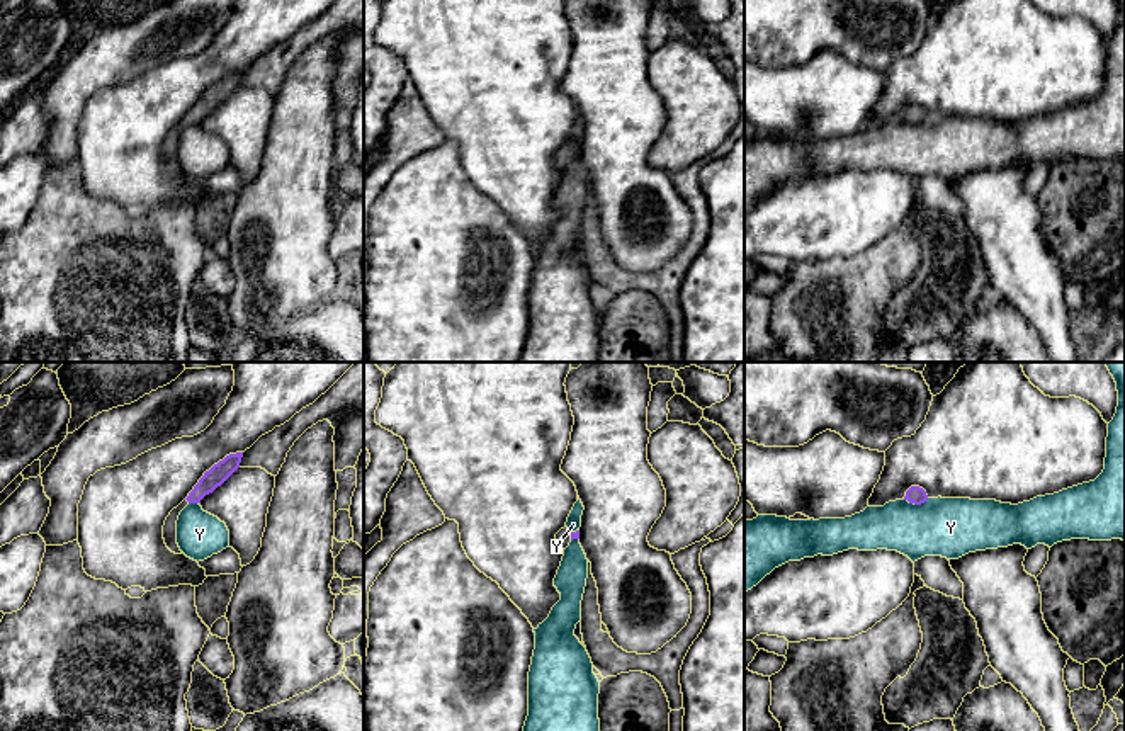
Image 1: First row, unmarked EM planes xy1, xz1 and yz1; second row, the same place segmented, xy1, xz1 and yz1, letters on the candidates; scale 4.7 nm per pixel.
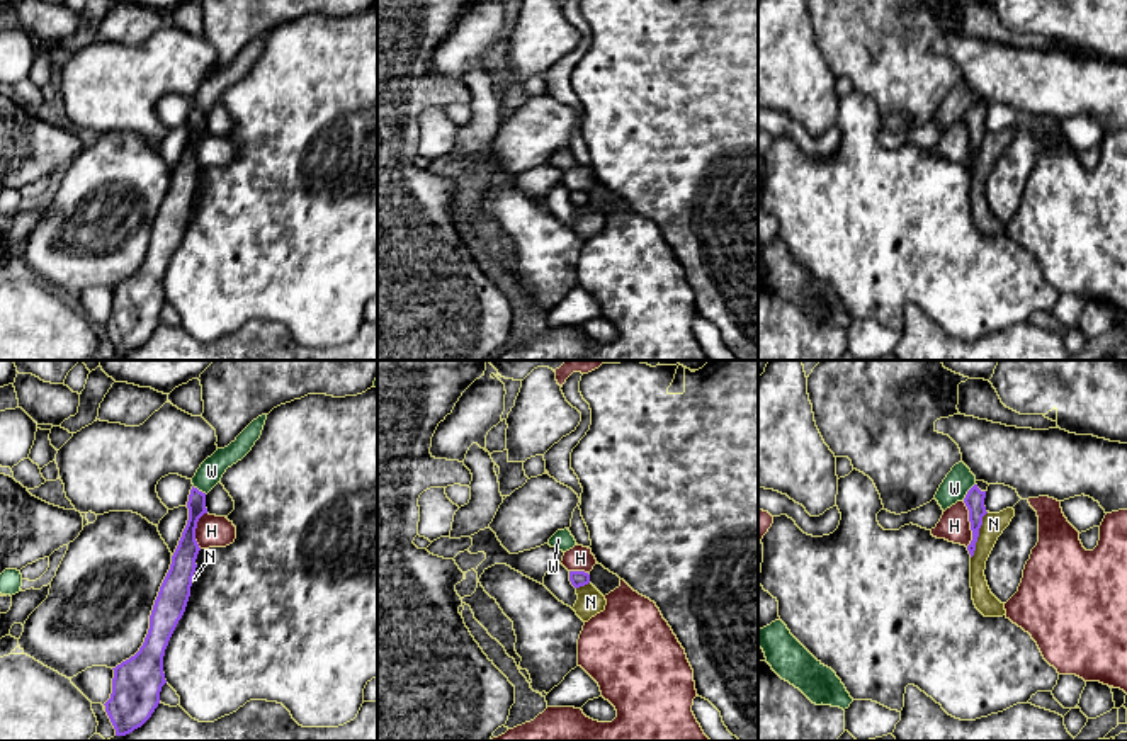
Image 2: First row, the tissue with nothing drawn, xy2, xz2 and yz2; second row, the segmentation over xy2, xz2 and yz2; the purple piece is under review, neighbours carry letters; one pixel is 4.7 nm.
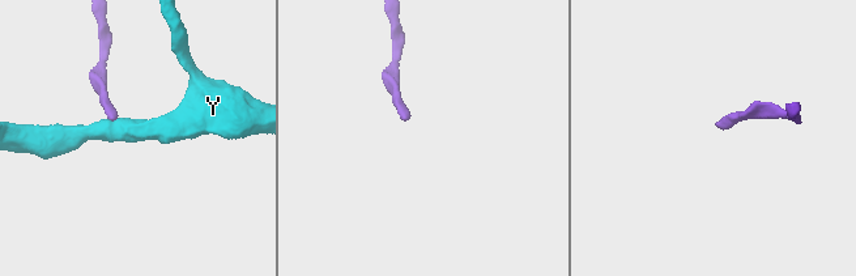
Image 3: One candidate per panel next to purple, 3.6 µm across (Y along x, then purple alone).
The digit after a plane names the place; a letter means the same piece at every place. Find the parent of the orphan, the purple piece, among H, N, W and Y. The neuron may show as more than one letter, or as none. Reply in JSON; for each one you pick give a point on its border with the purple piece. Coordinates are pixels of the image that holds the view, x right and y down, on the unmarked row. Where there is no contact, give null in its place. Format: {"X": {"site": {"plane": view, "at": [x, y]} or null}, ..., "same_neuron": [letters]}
{"same_neuron": []}

